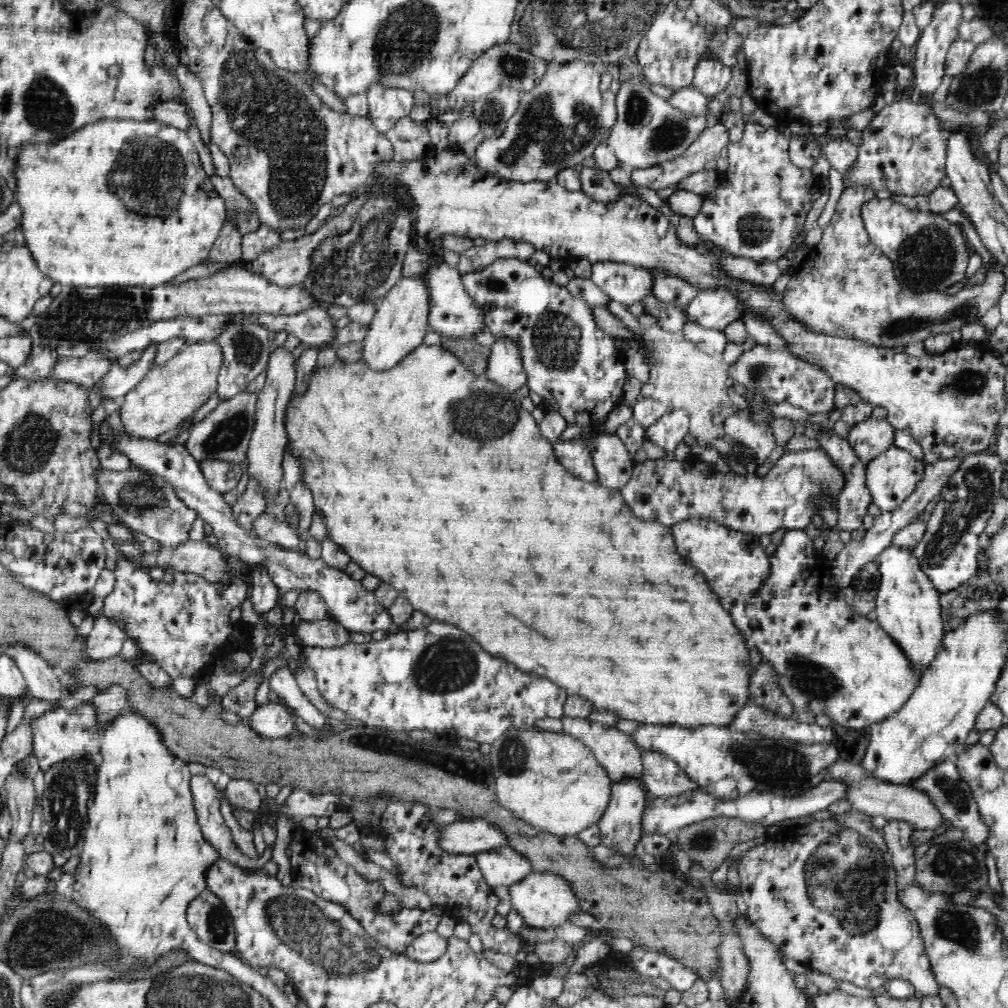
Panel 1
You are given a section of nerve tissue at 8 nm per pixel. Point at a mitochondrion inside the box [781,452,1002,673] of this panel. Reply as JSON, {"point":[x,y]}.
{"point":[964,507]}

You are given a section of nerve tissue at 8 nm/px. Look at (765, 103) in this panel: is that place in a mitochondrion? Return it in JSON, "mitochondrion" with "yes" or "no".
{"mitochondrion":"no"}

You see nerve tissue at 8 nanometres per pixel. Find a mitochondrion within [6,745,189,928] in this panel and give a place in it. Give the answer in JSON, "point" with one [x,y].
{"point":[66,815]}

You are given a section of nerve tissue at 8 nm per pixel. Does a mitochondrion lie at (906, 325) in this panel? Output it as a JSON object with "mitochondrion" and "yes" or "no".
{"mitochondrion":"yes"}

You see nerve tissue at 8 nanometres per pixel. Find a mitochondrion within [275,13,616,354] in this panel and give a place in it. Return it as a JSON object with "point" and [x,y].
{"point":[546,138]}

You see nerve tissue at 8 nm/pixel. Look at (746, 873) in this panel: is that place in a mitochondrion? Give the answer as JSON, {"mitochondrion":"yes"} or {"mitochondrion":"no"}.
{"mitochondrion":"no"}

